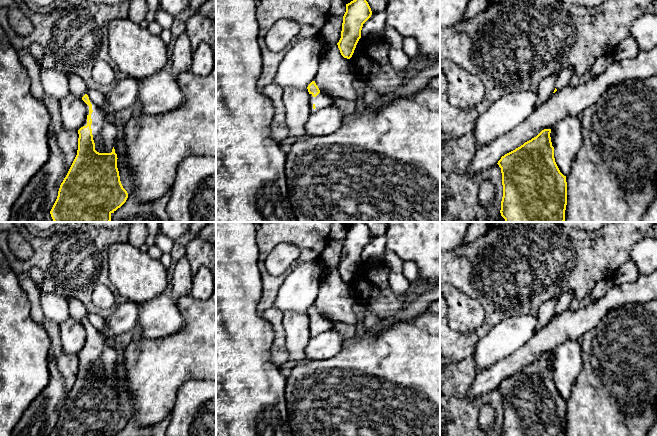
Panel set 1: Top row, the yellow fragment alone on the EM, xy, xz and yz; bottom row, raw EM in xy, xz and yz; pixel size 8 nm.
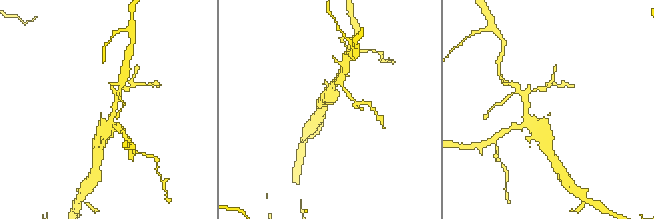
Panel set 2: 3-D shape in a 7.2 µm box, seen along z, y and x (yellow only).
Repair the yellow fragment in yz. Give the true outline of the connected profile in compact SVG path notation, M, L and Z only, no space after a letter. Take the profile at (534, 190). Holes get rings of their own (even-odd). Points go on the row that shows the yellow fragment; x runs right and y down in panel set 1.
M551 129L542 130L536 137L498 161L502 173L503 197L501 216L505 222L564 222L567 205L567 182L554 158Z

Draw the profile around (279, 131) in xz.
M274 81L264 86L260 92L269 98L275 108L274 118L271 124L271 138L280 143L289 136L286 125L286 109L282 101L282 89Z

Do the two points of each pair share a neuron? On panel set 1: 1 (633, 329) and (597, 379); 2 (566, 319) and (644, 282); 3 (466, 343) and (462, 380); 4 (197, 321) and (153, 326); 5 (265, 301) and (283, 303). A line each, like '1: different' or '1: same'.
1: same
2: same
3: different
4: different
5: different

